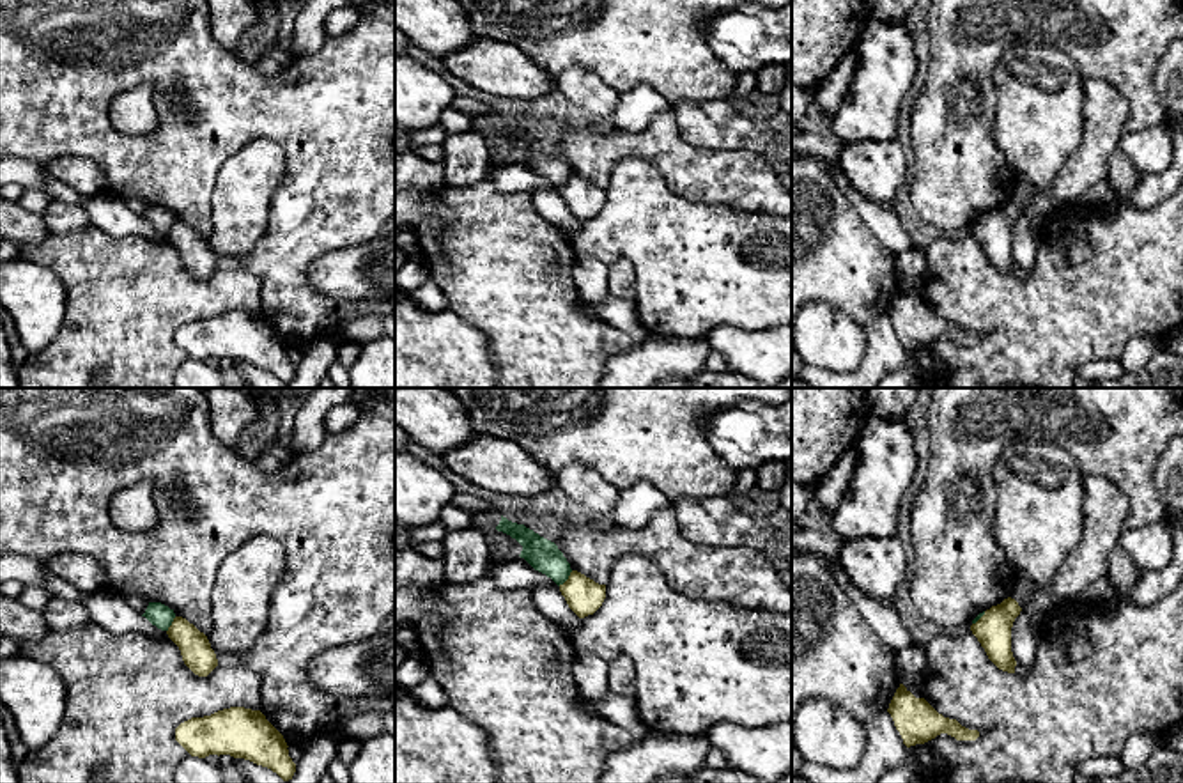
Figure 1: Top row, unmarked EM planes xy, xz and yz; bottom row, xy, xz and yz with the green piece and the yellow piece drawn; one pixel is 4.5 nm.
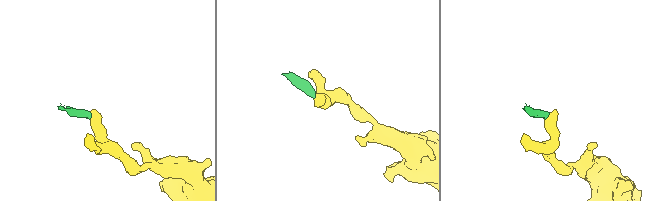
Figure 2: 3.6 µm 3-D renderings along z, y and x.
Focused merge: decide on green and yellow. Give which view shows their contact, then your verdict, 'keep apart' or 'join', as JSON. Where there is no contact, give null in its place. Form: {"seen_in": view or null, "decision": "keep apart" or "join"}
{"seen_in": "xz", "decision": "keep apart"}

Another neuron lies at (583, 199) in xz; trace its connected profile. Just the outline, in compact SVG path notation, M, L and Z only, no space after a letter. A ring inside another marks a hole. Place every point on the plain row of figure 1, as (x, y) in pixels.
M572 174L568 182L560 188L560 195L579 221L593 218L606 202L606 188L599 188L577 174Z

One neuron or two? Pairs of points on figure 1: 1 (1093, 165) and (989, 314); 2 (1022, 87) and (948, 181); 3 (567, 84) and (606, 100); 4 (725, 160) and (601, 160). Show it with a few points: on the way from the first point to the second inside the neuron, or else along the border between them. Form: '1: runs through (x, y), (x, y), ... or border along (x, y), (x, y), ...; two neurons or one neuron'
1: border along (1077, 201), (1058, 206); two neurons
2: border along (994, 80), (994, 142), (1008, 162); two neurons
3: runs through (576, 84), (597, 100); one neuron
4: runs through (695, 160), (677, 160), (663, 146), (631, 146); one neuron

